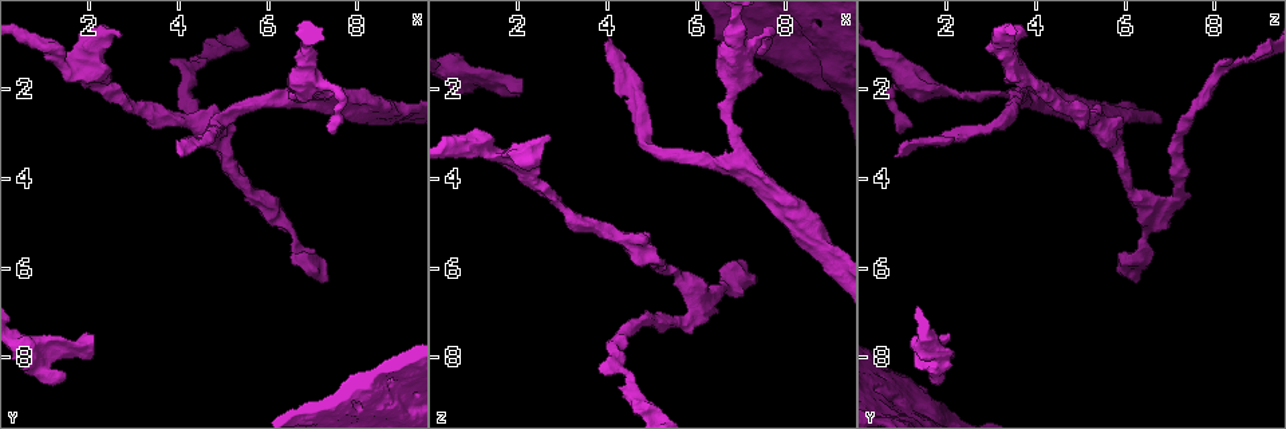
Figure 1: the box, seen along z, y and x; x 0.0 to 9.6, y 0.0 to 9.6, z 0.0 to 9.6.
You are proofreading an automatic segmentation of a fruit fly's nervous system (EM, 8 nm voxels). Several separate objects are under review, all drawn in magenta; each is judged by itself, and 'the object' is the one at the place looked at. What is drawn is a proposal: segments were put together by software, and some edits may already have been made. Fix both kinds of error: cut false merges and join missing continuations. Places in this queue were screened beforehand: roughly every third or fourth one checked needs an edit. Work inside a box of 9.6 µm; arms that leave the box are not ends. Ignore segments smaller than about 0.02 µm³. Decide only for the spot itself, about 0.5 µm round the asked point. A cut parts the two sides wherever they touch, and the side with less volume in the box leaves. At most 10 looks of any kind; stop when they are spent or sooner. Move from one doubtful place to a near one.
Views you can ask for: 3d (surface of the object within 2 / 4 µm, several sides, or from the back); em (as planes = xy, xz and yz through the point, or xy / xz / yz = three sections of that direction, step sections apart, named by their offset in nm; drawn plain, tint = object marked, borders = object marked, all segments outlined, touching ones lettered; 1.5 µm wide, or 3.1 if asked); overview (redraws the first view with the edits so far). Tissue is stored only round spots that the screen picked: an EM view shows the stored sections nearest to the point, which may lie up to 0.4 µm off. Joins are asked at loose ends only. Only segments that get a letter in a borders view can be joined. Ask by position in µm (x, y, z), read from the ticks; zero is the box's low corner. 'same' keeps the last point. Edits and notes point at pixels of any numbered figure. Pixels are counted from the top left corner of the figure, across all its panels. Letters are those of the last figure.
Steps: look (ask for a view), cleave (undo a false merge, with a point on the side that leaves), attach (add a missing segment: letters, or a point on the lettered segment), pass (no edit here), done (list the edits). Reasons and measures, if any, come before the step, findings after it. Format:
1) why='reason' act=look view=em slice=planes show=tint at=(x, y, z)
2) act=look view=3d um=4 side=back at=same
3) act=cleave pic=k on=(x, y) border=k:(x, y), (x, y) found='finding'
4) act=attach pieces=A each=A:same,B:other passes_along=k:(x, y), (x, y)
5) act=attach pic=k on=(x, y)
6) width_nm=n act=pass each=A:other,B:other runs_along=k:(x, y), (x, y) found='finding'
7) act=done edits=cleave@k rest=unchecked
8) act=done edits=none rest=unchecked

why='stops while still wide' act=look view=3d um=4 at=(2.65, 0.80, 3.10)

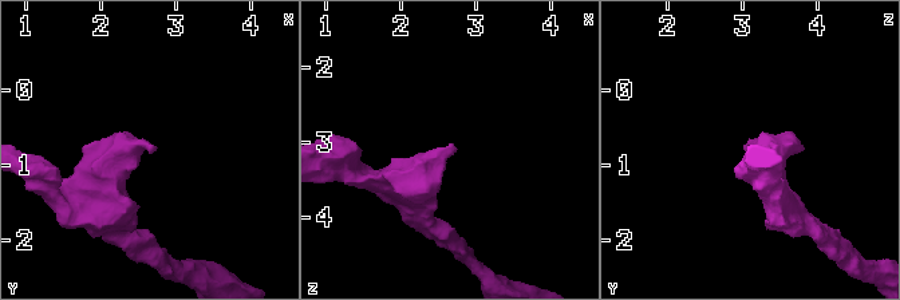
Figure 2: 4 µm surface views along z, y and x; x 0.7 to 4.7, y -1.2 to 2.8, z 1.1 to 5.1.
act=look view=em slice=yz step=4 show=tint at=(2.70, 0.75, 3.05)

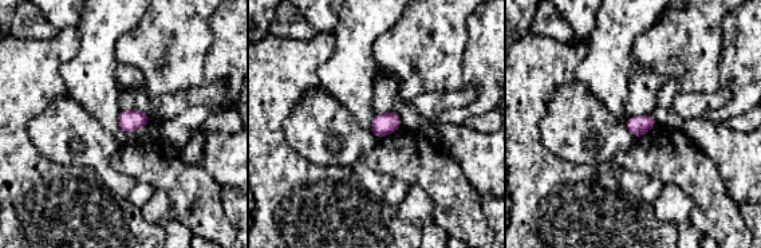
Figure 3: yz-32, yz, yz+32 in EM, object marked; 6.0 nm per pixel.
why='another direction' act=look view=em slice=planes show=borders at=same

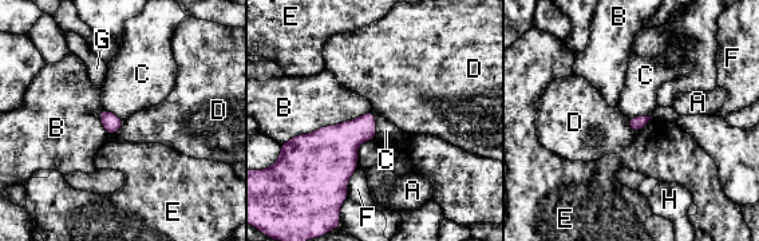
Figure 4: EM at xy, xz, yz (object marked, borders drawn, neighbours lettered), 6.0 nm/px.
act=pass each=A:other,B:other,C:other,D:other,E:other,F:other,G:other,H:other found='none of them fits'

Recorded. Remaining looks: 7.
why='branch stops here' act=look view=3d um=4 at=(4.05, 3.45, 0.90)

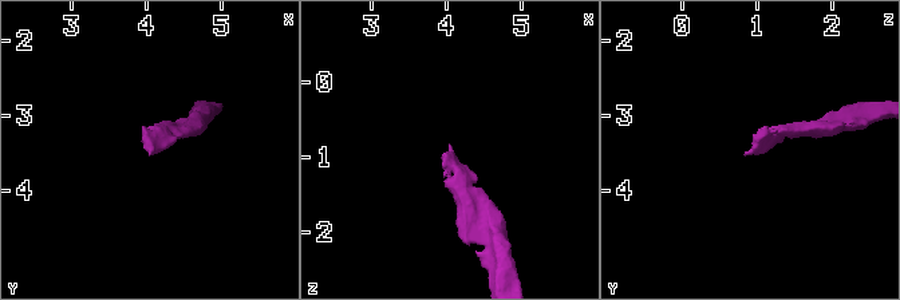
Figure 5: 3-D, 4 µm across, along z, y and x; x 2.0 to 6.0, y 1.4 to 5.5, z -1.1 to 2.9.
act=look view=em slice=xz step=8 show=tint at=(4.05, 3.45, 0.80)

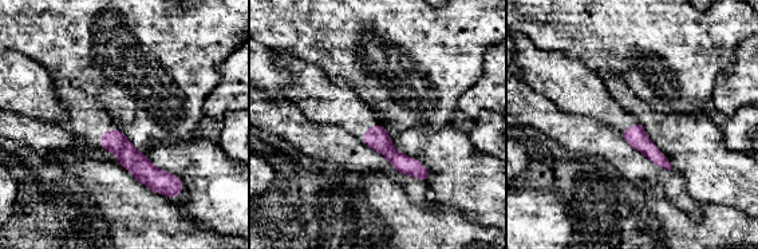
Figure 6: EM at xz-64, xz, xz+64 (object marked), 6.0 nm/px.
why='another direction' act=look view=em slice=planes show=borders at=same

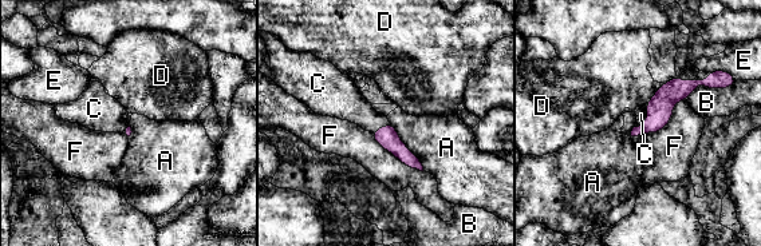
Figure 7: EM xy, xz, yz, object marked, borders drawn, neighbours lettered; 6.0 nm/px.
act=attach pieces=C each=A:other,B:other,C:same,D:other,E:other,F:other passes_along=7:(659, 108), (647, 116), (641, 114) found='it goes on there'

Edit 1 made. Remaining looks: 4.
why='an open end' act=look view=em slice=planes show=plain at=(7.50, 3.05, 0.95)

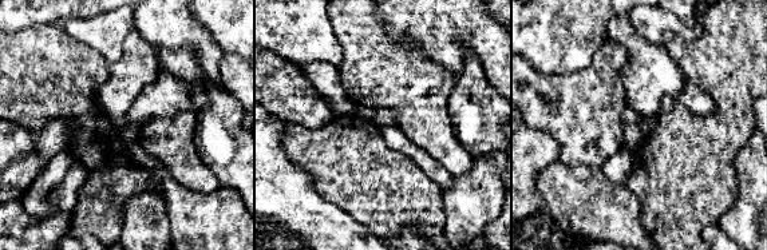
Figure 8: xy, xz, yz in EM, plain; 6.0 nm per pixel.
act=look view=em slice=planes show=tint at=same

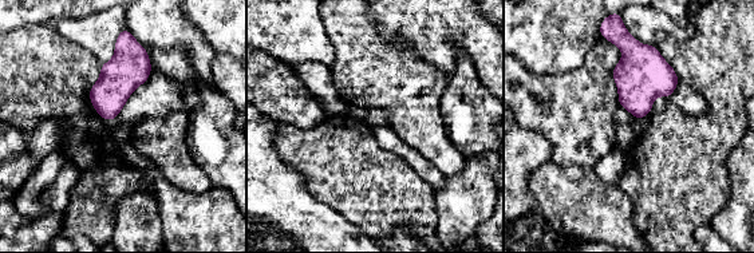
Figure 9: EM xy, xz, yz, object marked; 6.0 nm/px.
act=look view=em slice=planes show=borders at=same

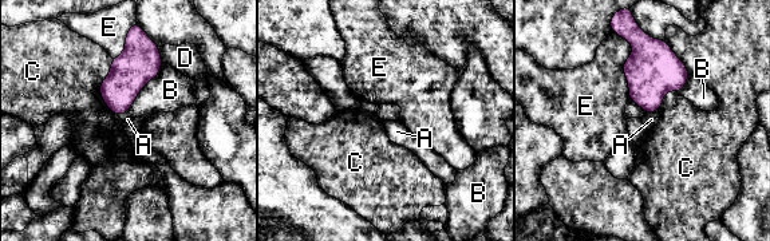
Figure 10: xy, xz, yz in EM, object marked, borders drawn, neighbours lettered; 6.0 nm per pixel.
act=pass each=A:other,B:other,C:other,D:other,E:other found='no lettered segment goes on from it'

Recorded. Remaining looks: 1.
act=done edits=attach@7 rest=unchecked

